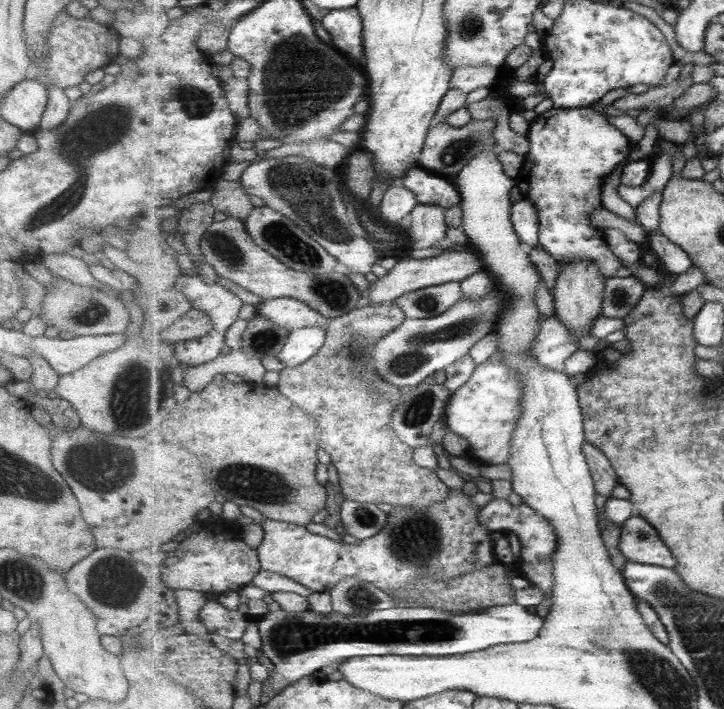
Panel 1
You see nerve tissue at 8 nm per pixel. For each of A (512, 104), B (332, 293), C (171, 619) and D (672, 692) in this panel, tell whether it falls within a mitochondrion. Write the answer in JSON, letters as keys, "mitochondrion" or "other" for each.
{"A":"other","B":"mitochondrion","C":"other","D":"mitochondrion"}

